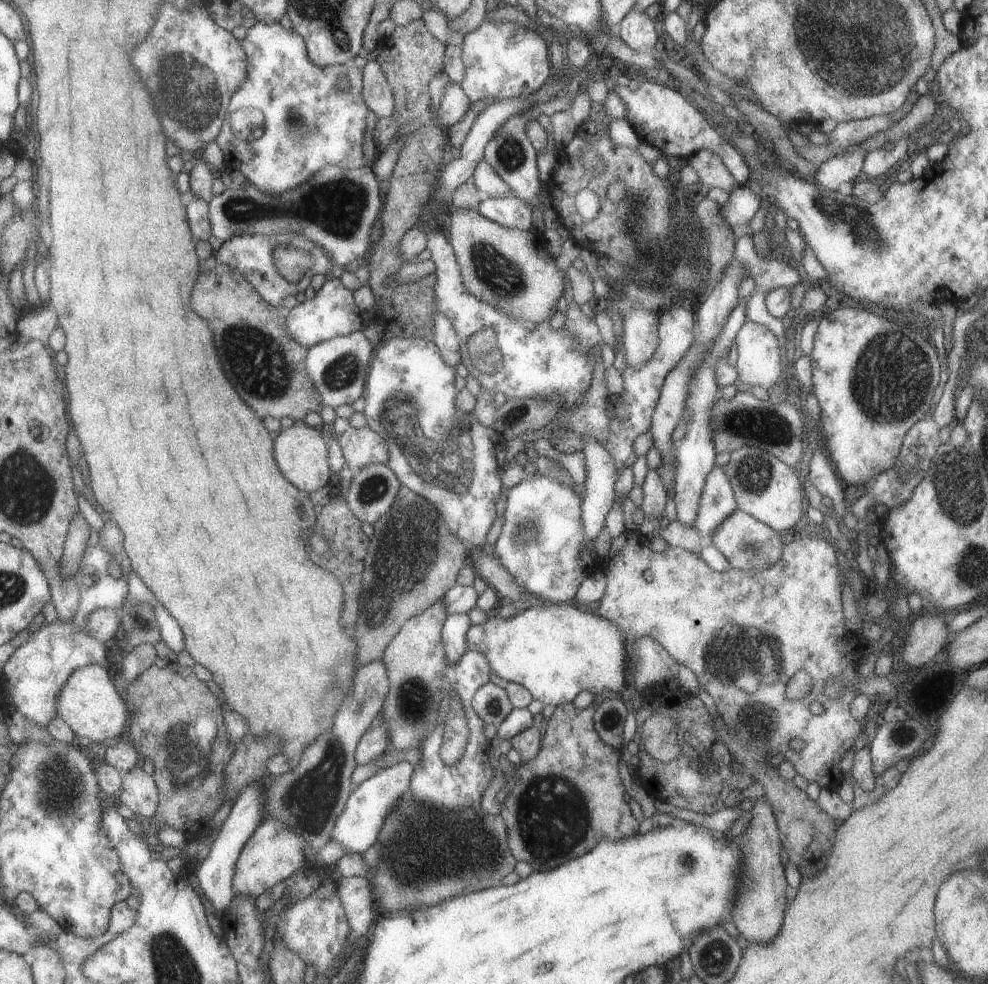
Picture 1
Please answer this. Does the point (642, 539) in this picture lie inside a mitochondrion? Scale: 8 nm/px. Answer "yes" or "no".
no

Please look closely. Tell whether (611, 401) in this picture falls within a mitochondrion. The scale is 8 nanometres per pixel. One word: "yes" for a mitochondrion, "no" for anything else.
no

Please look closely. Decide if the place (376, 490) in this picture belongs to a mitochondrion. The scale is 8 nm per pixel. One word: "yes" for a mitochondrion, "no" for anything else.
yes

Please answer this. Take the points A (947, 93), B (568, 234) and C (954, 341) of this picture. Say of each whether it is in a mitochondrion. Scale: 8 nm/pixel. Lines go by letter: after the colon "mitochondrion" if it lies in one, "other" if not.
A: other
B: other
C: mitochondrion

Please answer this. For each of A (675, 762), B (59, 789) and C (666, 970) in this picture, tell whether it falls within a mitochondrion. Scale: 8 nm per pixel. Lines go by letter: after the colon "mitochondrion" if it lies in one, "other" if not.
A: other
B: mitochondrion
C: other

